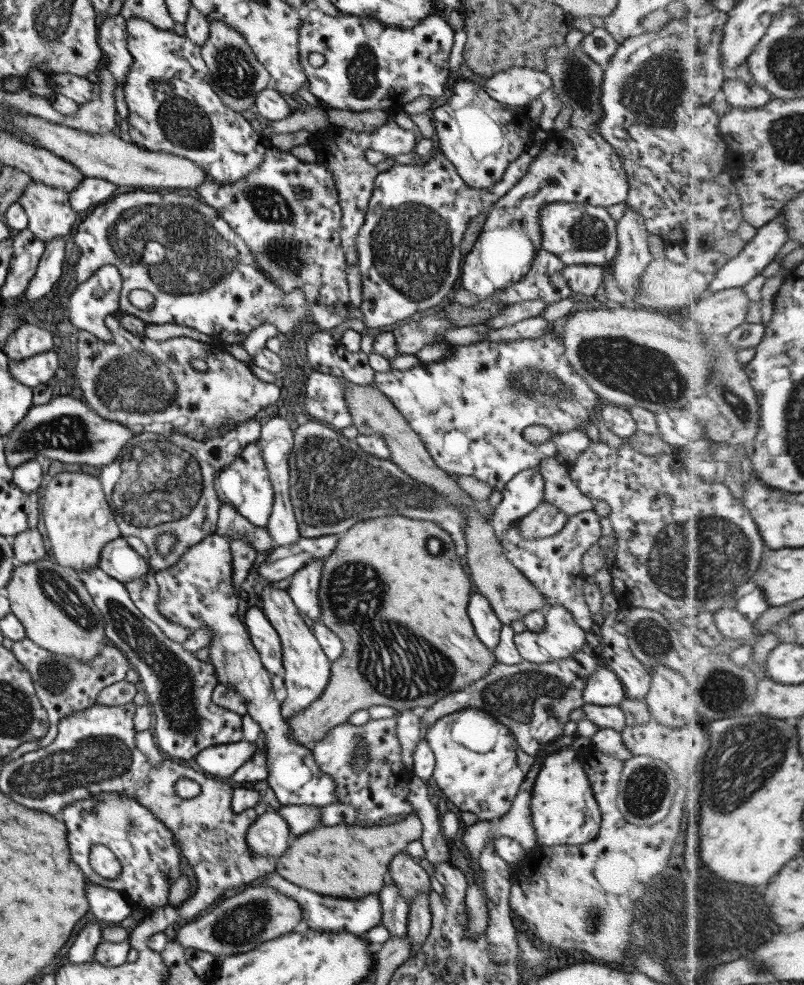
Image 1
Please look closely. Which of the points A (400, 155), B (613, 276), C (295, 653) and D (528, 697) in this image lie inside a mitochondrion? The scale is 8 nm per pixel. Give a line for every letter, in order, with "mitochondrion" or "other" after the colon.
A: other
B: other
C: other
D: mitochondrion

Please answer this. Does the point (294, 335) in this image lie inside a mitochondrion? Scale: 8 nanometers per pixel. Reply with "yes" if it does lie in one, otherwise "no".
no

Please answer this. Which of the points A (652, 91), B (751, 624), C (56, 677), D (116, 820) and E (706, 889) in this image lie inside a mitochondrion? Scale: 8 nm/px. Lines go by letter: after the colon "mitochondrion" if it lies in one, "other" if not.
A: mitochondrion
B: other
C: mitochondrion
D: mitochondrion
E: other

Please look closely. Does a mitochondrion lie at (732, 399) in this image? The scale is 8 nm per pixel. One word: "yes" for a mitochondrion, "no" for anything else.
yes

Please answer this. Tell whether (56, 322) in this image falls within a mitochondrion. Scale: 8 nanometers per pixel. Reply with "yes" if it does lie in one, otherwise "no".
no

